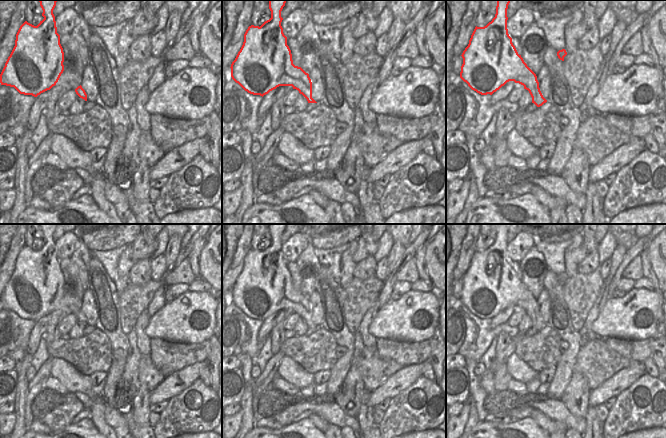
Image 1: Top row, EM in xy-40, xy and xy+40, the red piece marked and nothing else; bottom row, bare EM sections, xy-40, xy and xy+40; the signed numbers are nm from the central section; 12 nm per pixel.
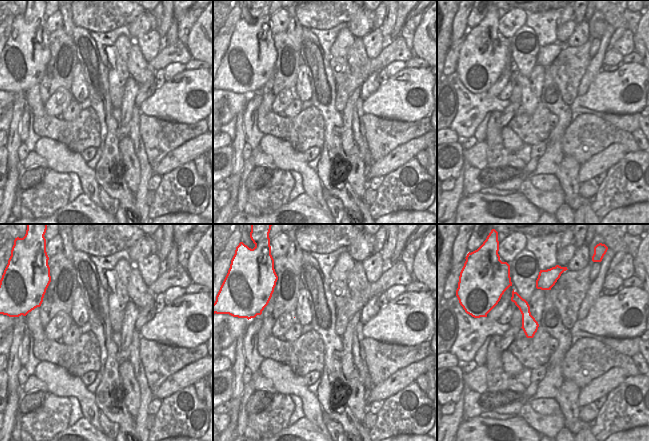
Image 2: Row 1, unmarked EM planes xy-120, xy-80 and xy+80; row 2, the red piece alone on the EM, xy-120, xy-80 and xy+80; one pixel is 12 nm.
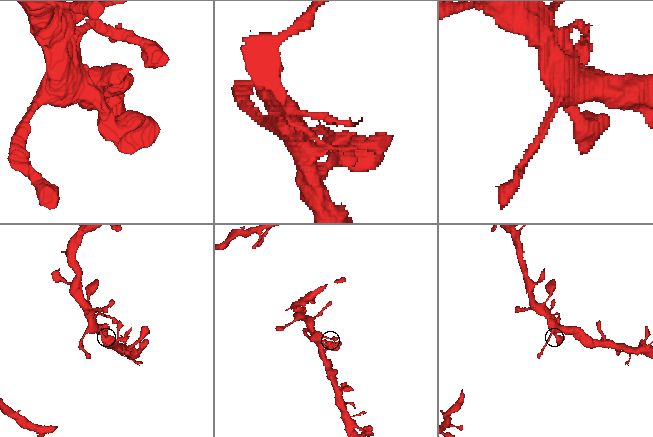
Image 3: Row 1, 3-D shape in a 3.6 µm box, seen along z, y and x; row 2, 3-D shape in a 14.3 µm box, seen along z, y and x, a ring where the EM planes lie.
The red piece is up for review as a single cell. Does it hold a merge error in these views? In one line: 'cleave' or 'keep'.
keep

